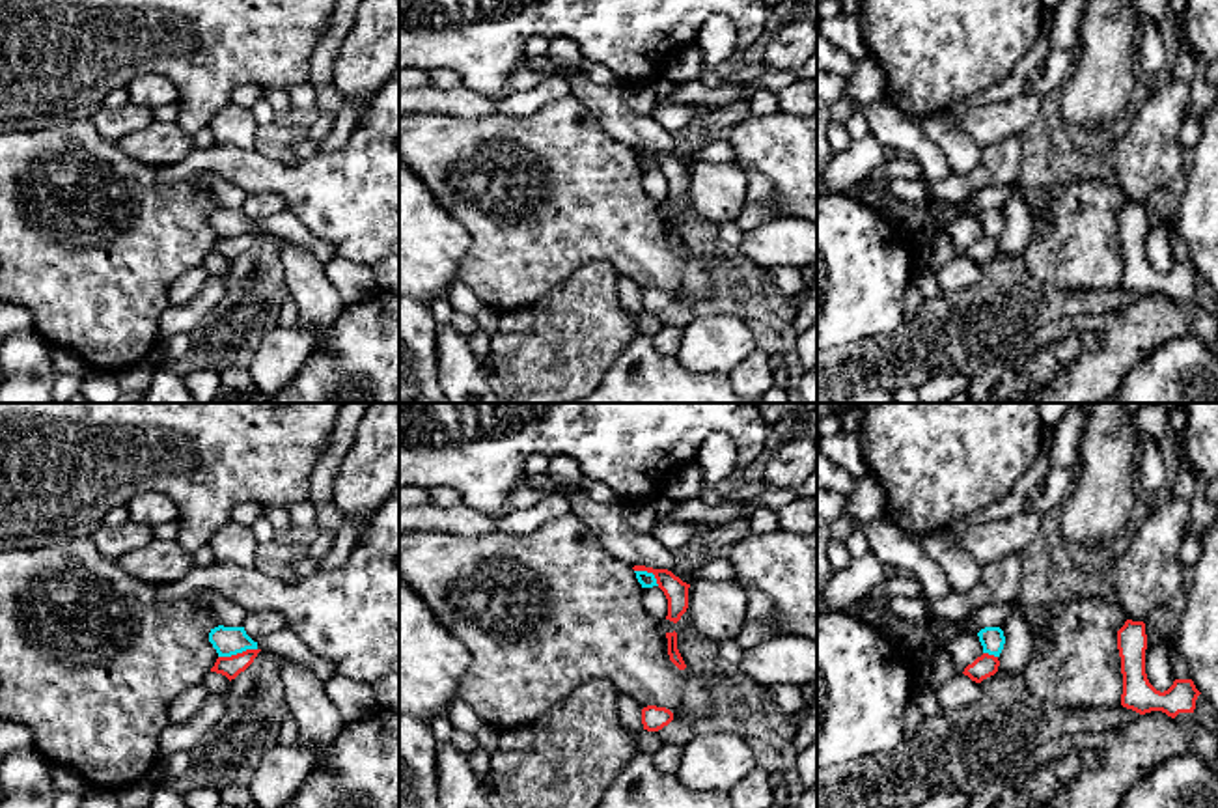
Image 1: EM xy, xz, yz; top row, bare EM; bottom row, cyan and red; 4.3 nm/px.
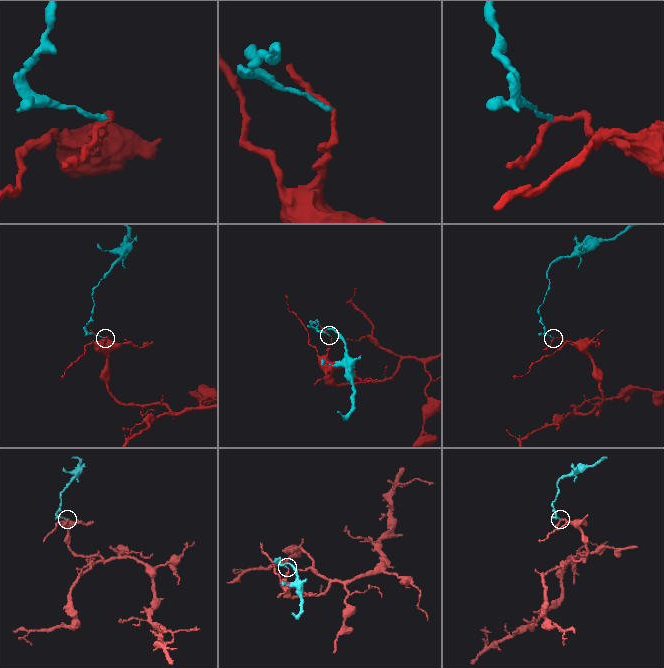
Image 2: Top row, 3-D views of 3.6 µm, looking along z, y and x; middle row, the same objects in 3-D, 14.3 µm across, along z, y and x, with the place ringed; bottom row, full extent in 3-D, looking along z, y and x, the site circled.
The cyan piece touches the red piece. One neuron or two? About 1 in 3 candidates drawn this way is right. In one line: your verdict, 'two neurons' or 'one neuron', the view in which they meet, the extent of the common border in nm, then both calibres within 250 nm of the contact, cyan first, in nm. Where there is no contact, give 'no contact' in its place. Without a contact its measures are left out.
two neurons; contact in xy; length 170 nm; calibres 130 and 90 nm

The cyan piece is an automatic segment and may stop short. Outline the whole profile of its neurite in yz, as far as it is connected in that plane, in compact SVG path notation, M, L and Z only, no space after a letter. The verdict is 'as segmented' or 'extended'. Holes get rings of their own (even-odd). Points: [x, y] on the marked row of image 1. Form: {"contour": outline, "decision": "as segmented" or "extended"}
{"contour": "M985 627L977 633L977 636L983 646L983 653L1000 657L1005 644L1005 636L1000 627Z", "decision": "as segmented"}

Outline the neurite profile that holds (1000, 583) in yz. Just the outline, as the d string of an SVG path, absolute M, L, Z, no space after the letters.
M1018 554L1005 556L981 567L976 588L966 593L949 592L931 599L931 614L938 621L962 621L985 605L1007 605L1018 601L1022 565Z

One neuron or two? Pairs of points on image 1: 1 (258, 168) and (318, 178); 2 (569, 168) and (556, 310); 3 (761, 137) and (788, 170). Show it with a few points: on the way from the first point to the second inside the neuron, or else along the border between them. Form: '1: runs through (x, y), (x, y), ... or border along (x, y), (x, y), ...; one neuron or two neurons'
1: runs through (273, 178), (303, 178); one neuron
2: border along (594, 262), (579, 267), (530, 308); two neurons
3: runs through (769, 144), (788, 163); one neuron

